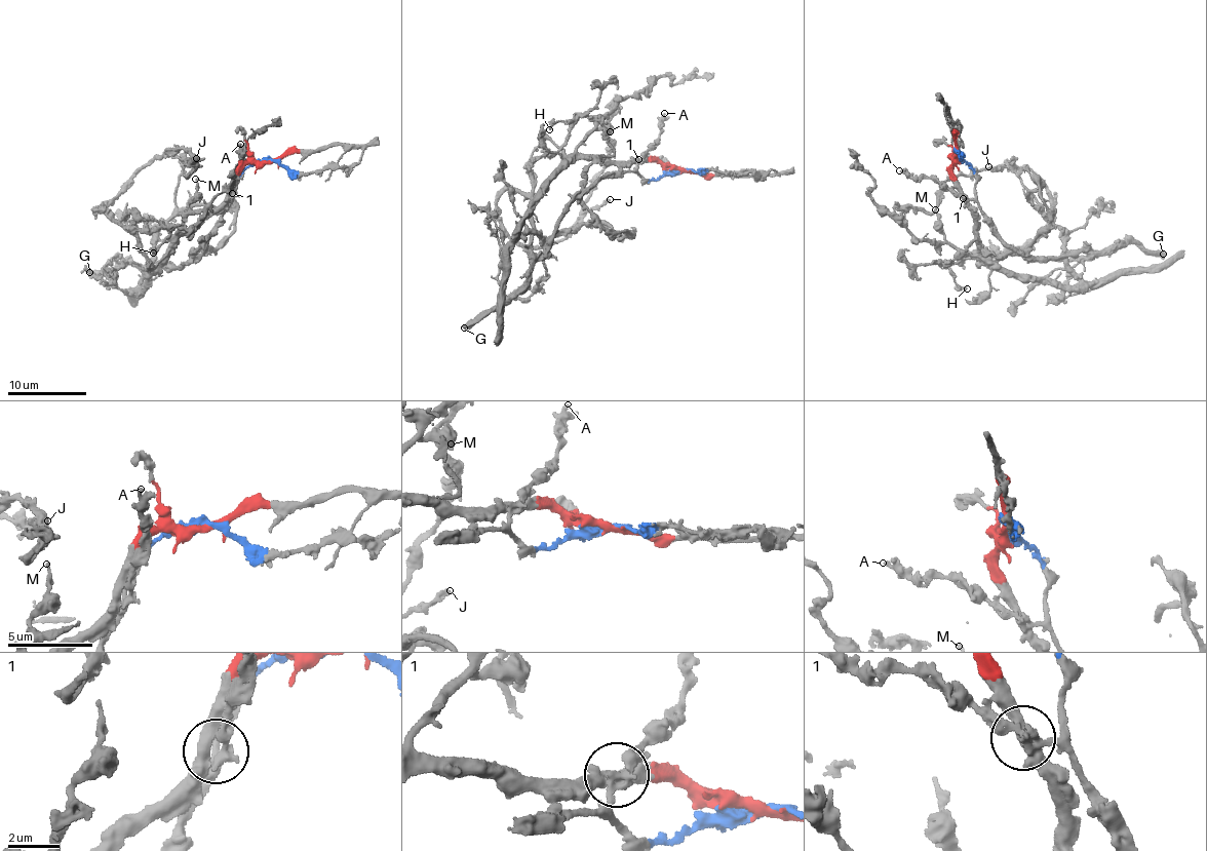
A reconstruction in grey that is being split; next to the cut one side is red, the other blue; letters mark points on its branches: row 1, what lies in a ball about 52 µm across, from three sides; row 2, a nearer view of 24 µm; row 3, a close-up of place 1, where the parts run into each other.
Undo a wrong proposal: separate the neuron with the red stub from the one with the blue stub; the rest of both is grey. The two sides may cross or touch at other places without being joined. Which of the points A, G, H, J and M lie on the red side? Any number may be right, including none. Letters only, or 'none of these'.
M

